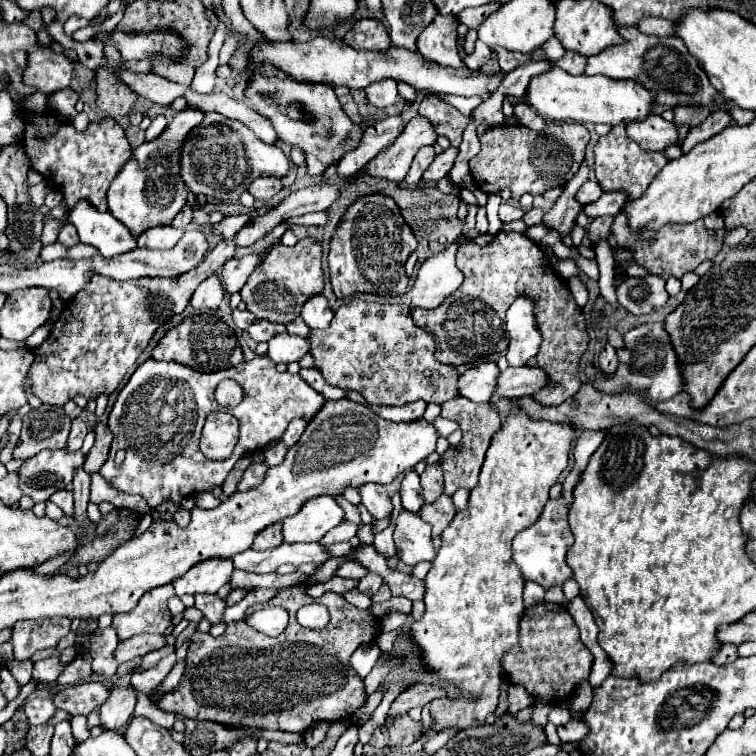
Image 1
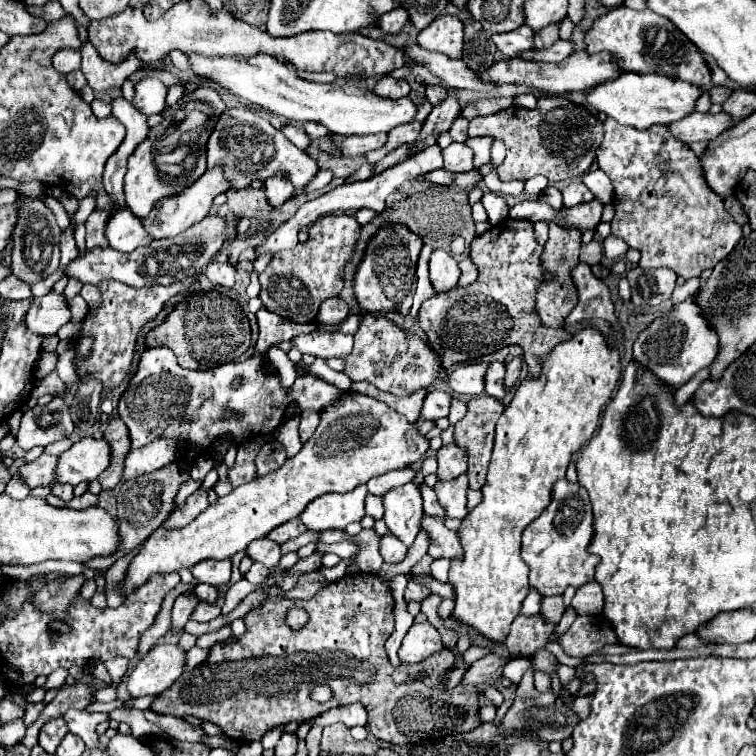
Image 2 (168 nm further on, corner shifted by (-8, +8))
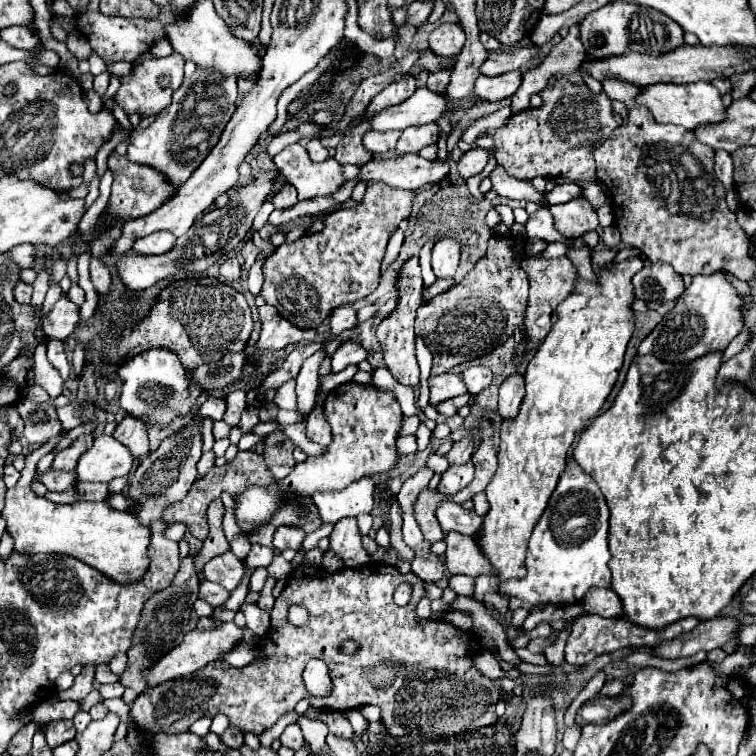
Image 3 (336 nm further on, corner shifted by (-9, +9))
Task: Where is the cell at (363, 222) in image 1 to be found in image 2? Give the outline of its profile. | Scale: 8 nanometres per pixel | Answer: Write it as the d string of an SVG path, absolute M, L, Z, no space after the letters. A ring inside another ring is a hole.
M385 224L377 236L367 246L365 258L355 274L355 294L359 300L359 308L363 314L391 314L399 310L399 316L407 316L415 292L415 266L419 252L423 248L423 240L409 232L405 226L389 226Z

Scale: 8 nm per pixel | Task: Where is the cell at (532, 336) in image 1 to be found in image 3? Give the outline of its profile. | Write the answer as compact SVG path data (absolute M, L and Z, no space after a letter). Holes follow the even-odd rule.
M512 373L500 385L500 397L498 397L500 415L504 419L516 417L522 399L524 399L524 377L520 373Z

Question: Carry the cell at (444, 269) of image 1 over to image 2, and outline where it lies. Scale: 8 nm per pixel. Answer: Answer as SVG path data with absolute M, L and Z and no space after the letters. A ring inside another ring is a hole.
M443 248L433 250L429 260L429 272L435 292L449 292L451 288L455 288L461 274L457 260L451 254L447 254Z

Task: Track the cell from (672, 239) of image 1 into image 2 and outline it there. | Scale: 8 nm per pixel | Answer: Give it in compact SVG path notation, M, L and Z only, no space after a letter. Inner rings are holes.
M617 122L605 126L605 140L597 150L597 166L611 178L615 216L611 220L611 232L623 238L631 248L641 250L641 268L671 268L677 276L699 278L703 270L717 266L721 258L737 246L741 240L741 226L723 208L723 198L709 190L699 156L681 140L677 140L667 126L653 126L649 130L621 128Z

